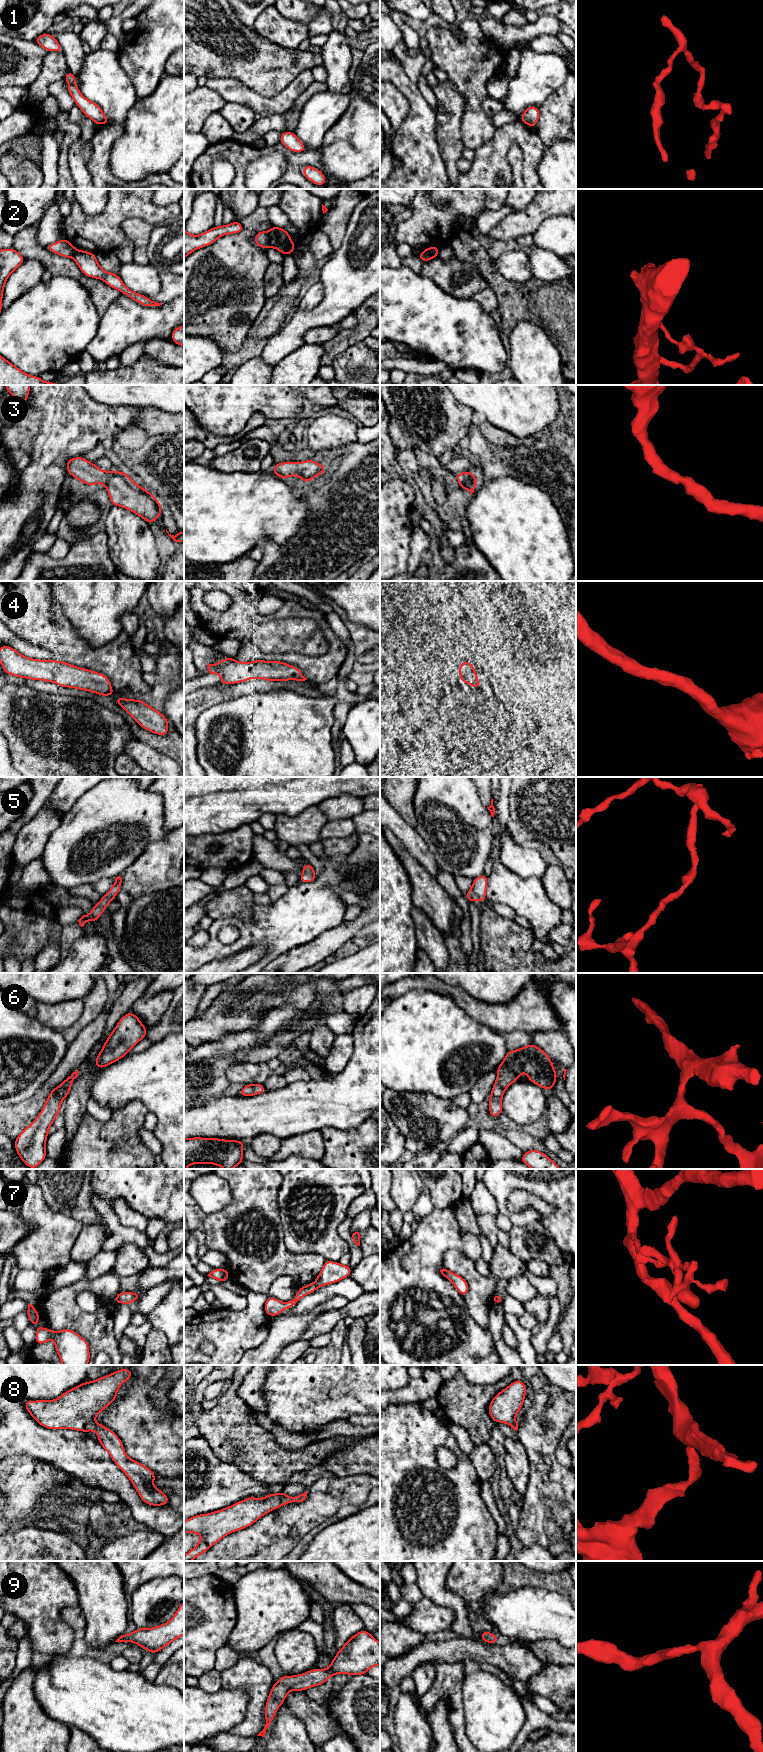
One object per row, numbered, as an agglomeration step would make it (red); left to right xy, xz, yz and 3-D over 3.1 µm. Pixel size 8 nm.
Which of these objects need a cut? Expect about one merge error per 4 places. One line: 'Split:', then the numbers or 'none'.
Split: 2, 7

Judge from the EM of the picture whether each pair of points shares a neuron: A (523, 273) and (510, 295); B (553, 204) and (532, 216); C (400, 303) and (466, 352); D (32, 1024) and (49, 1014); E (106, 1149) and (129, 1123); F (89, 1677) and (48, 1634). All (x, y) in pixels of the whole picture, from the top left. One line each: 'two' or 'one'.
A: two
B: one
C: one
D: two
E: one
F: two

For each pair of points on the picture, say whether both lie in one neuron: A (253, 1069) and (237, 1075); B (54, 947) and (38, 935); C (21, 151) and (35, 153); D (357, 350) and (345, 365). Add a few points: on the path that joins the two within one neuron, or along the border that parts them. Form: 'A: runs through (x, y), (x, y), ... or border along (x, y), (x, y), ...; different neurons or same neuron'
A: runs through (249, 1071), (241, 1072); same neuron
B: border along (59, 940), (49, 942), (37, 954), (34, 961); different neurons
C: runs through (24, 151), (32, 152); same neuron
D: runs through (356, 354), (349, 361); same neuron

